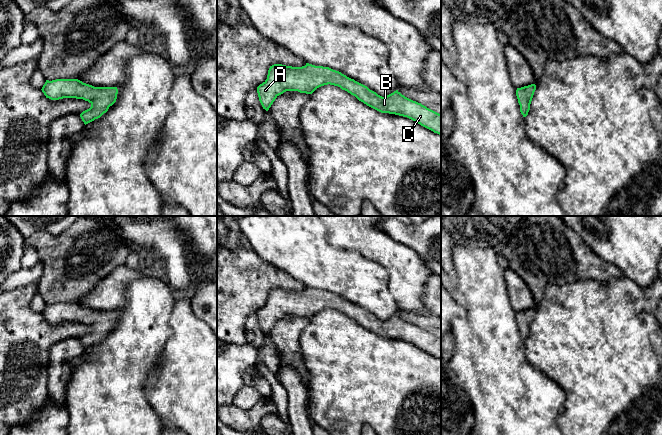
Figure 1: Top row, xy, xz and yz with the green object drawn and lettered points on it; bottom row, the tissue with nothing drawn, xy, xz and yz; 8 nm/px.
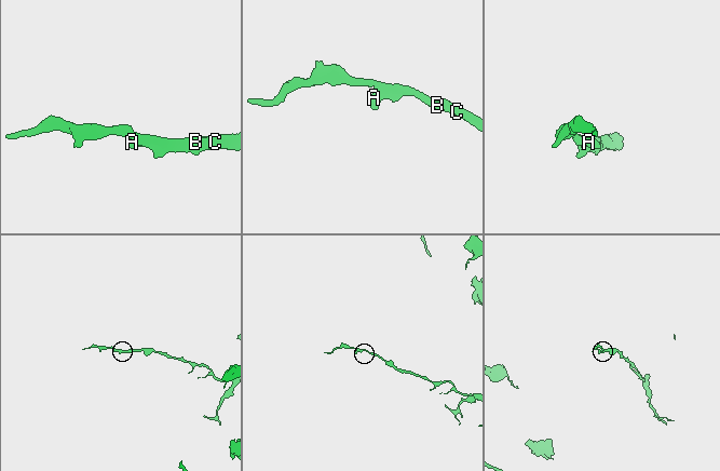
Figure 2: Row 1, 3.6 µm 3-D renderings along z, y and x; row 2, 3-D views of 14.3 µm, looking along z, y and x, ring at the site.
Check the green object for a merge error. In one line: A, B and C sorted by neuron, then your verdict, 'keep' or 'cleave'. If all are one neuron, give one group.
groups A B C; keep

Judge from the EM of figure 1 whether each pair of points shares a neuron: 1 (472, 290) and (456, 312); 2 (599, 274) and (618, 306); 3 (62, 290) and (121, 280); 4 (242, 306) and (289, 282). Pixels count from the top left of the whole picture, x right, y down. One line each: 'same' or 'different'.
1: different
2: different
3: different
4: same

